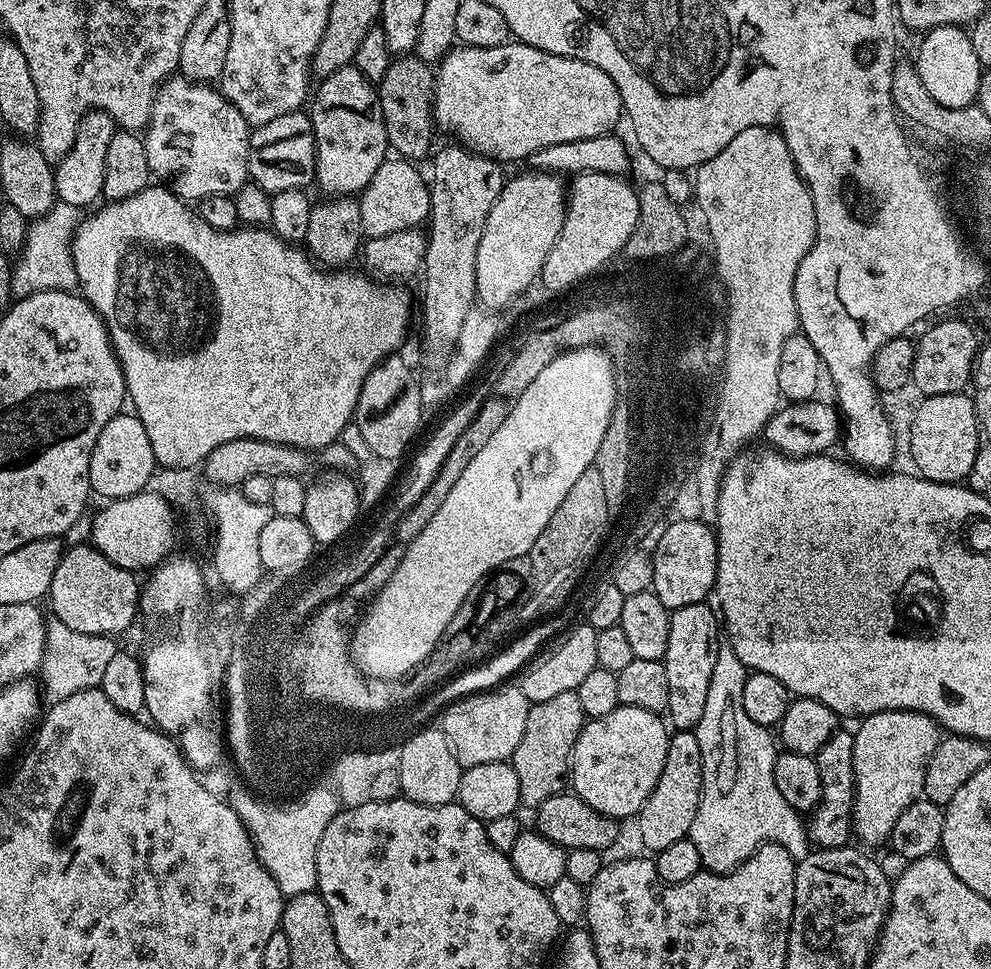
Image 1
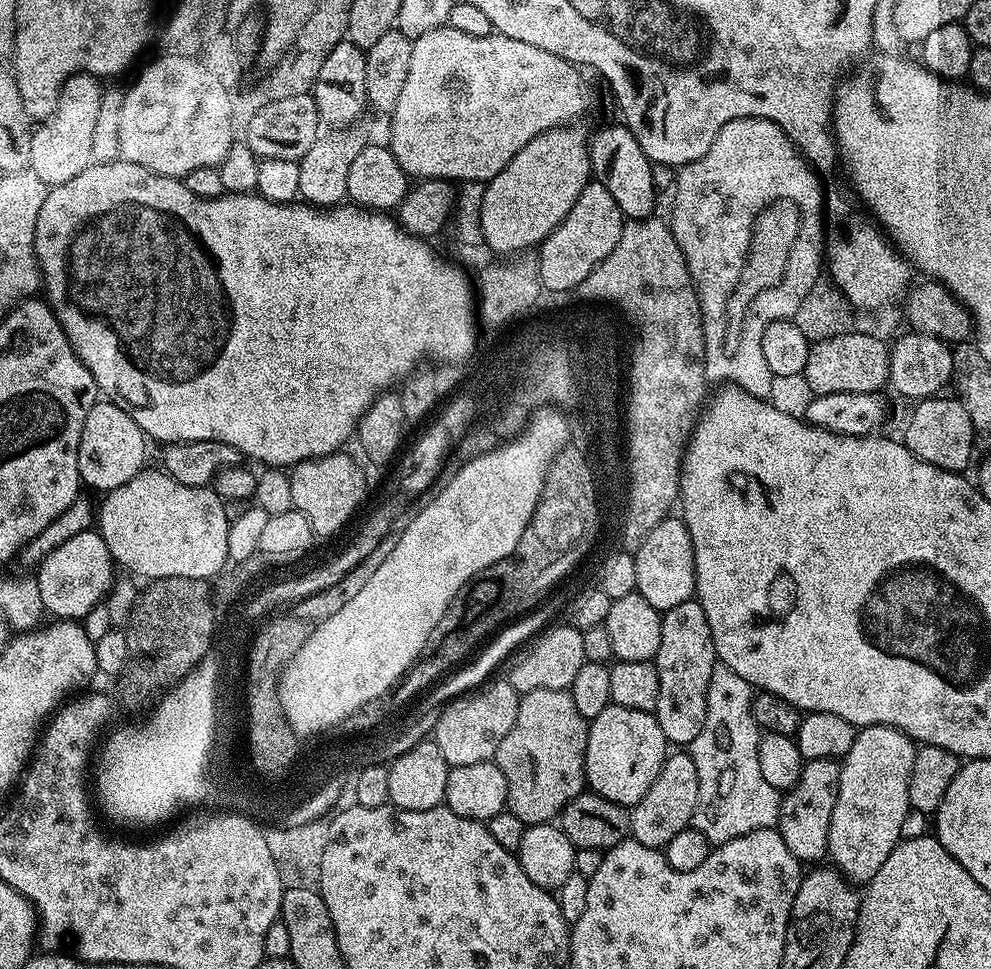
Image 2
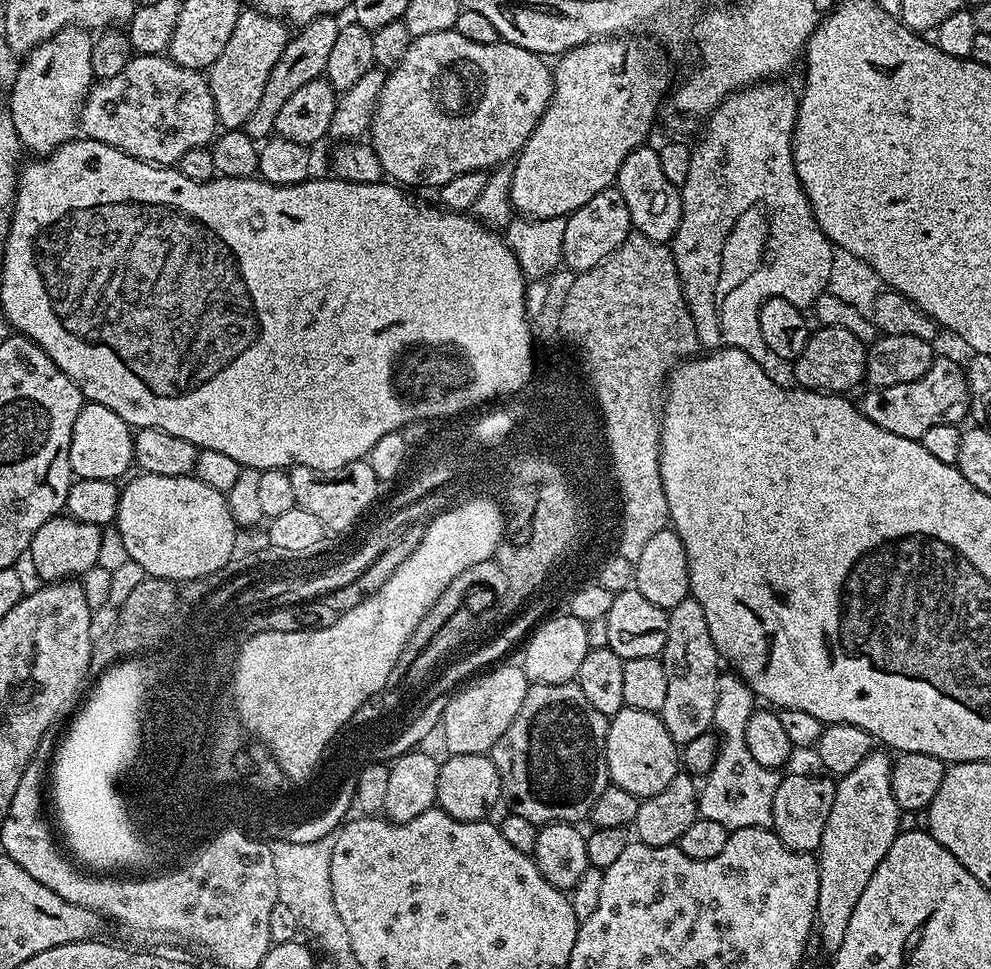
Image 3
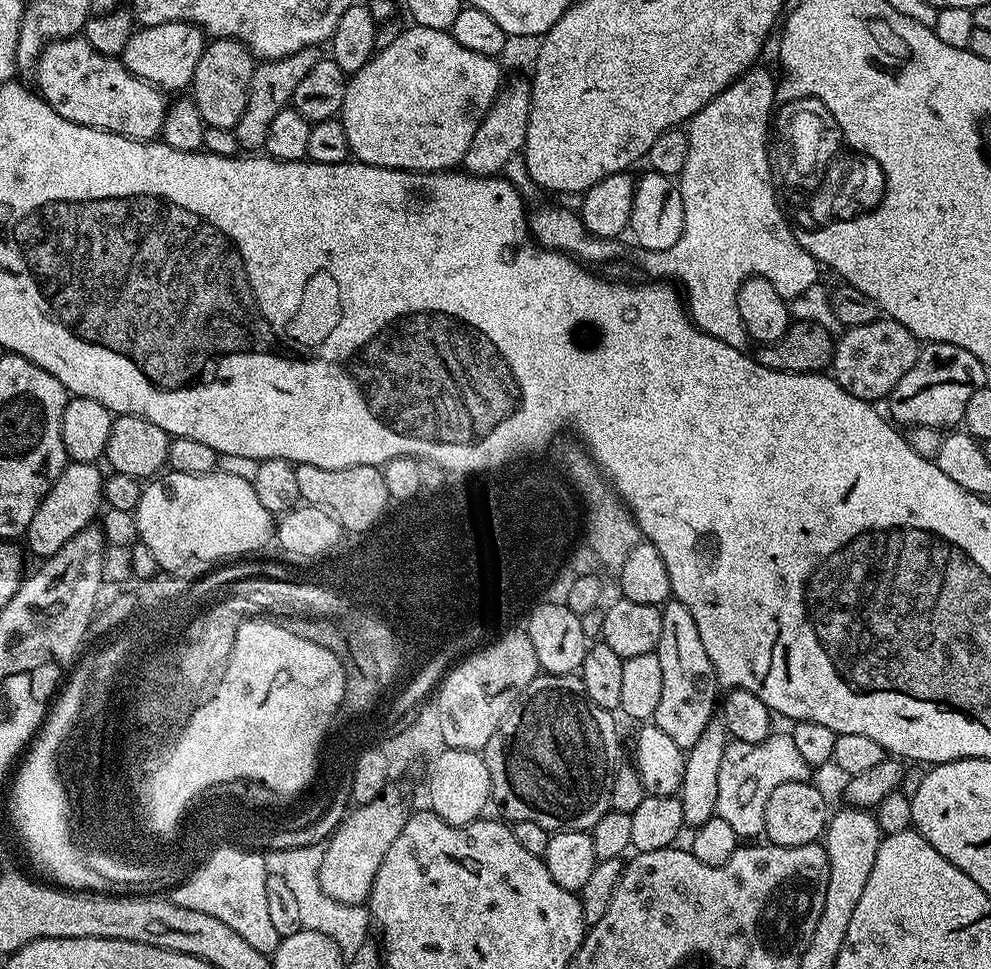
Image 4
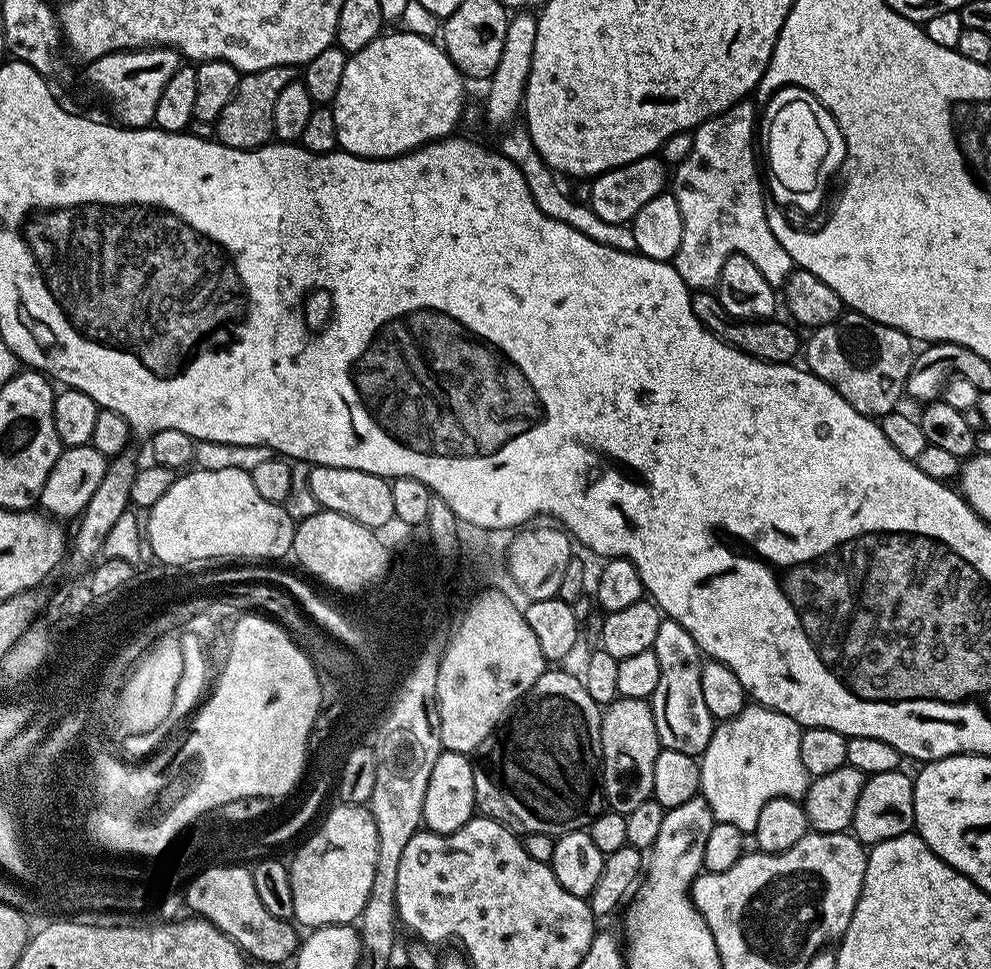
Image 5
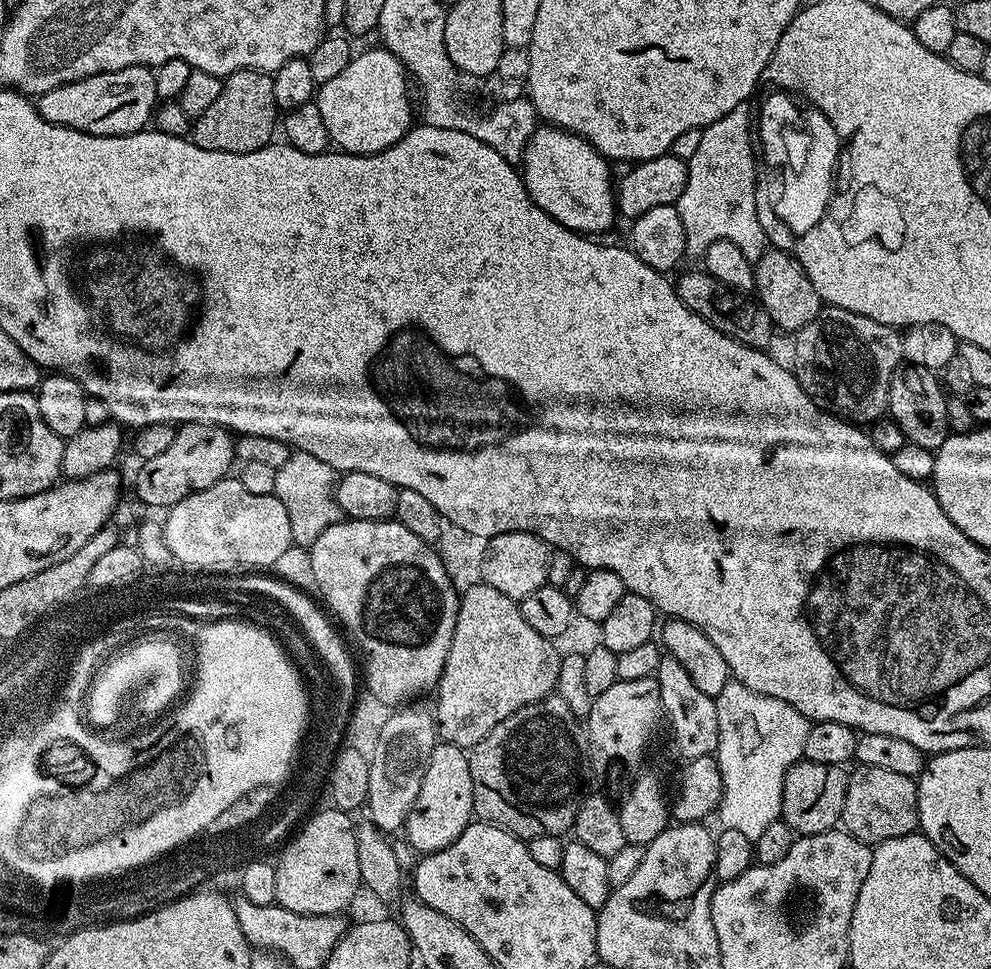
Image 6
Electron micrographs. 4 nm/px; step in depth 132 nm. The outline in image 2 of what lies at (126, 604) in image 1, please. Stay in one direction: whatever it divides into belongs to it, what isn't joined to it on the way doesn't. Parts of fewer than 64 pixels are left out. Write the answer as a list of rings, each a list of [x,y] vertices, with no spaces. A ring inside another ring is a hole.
[[[89,530],[74,534],[74,538],[62,542],[58,550],[44,557],[34,572],[45,613],[56,620],[83,621],[90,610],[105,603],[112,591],[112,568],[114,569],[112,555],[99,531]]]

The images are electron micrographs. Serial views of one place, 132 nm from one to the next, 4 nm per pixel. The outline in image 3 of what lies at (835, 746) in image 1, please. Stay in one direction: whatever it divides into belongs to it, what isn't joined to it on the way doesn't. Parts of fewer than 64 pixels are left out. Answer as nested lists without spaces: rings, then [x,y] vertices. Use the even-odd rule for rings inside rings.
[[[796,772],[779,781],[772,799],[771,831],[790,850],[815,853],[822,842],[822,830],[826,830],[826,818],[830,818],[830,806],[834,806],[837,781],[831,775],[807,776]]]

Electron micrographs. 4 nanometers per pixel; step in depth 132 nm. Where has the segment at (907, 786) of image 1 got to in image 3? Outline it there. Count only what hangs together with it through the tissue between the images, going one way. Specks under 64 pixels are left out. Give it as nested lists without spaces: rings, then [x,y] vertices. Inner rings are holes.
[[[873,750],[862,758],[862,762],[858,762],[858,766],[854,766],[854,770],[850,770],[850,774],[839,777],[834,794],[834,806],[830,806],[830,818],[826,818],[826,830],[822,830],[822,842],[818,849],[820,877],[815,927],[818,929],[818,936],[820,932],[821,946],[828,950],[842,946],[850,914],[854,914],[854,906],[858,906],[858,898],[862,898],[866,882],[870,882],[878,862],[882,862],[886,850],[890,850],[894,838],[901,831],[902,810],[896,805],[892,793],[893,763],[893,757],[887,751]]]

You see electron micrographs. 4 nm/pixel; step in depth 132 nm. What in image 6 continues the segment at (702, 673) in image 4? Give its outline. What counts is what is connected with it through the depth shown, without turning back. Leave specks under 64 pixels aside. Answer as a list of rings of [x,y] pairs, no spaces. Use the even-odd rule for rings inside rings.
[[[661,655],[655,678],[660,687],[667,723],[670,725],[671,739],[674,741],[674,746],[676,742],[677,748],[684,755],[683,759],[690,761],[713,755],[718,746],[718,710],[715,699],[702,694],[702,690],[698,690],[698,686],[690,682],[690,674],[686,674],[686,669],[679,665],[678,658],[673,656]]]

